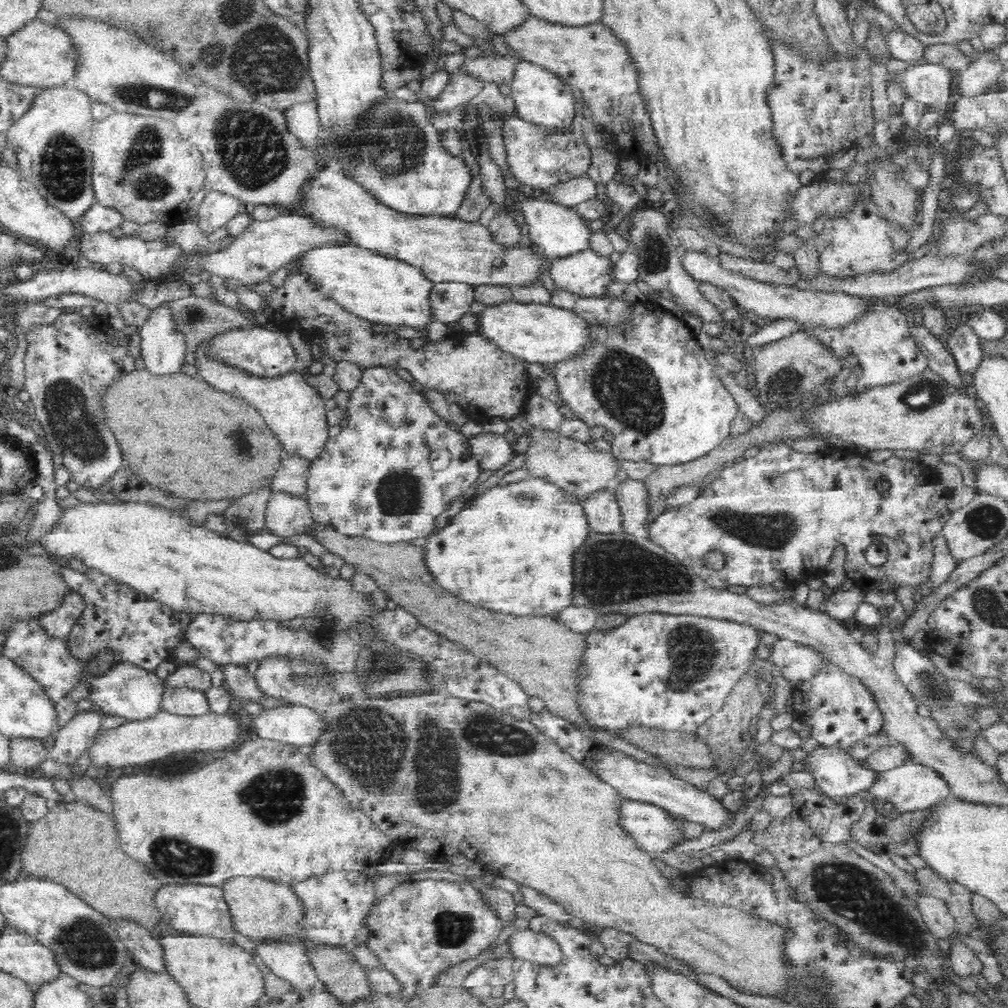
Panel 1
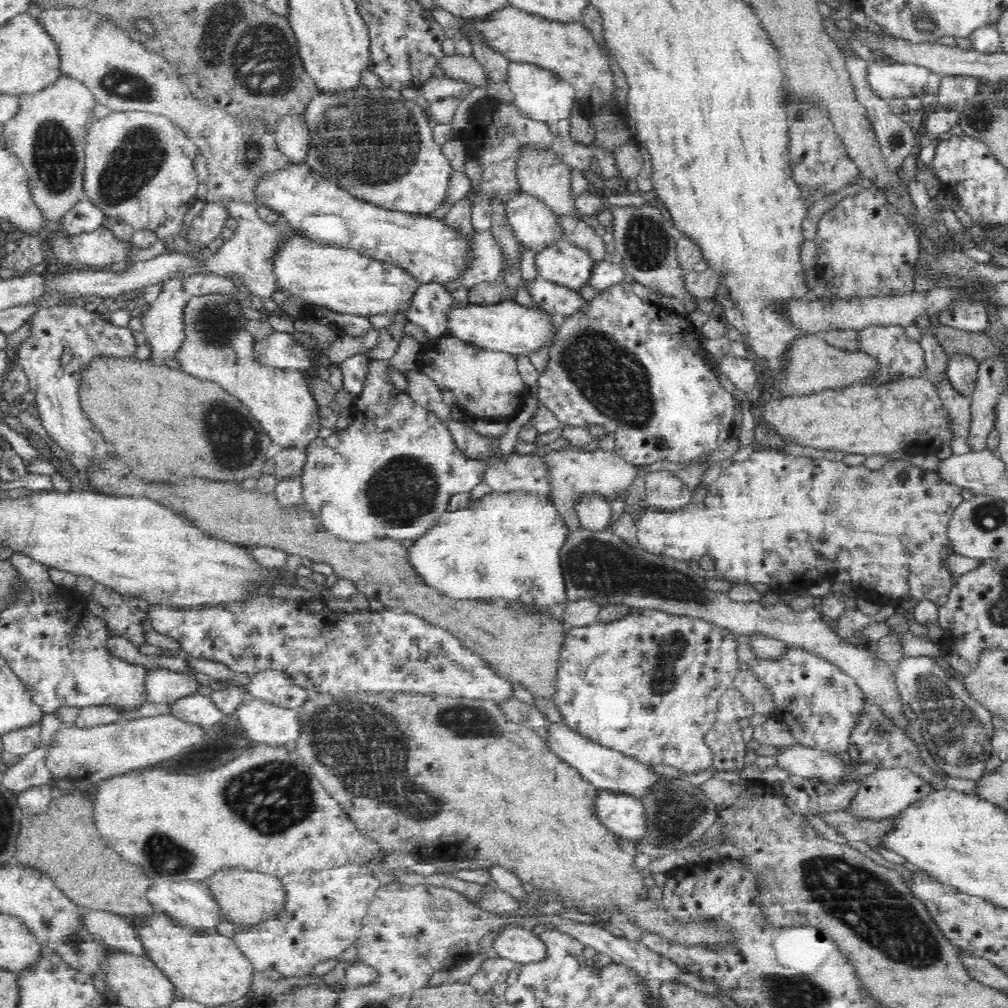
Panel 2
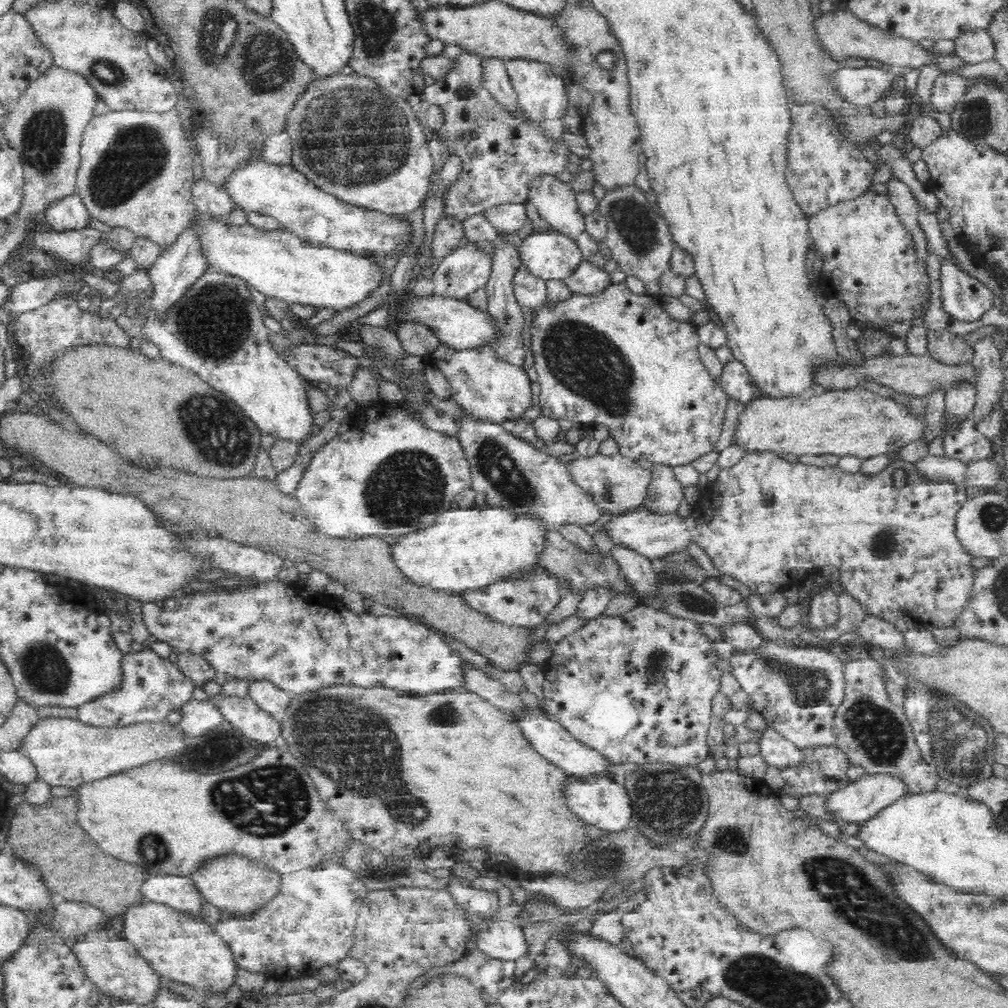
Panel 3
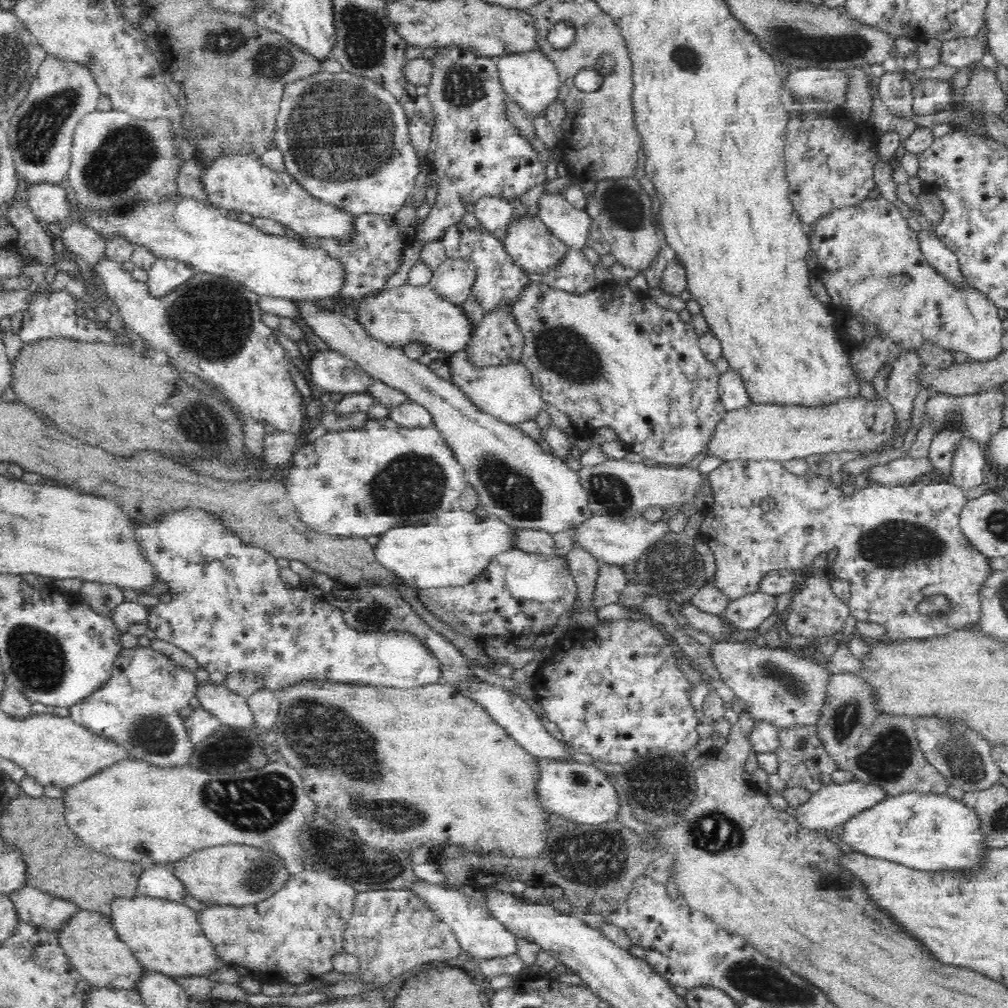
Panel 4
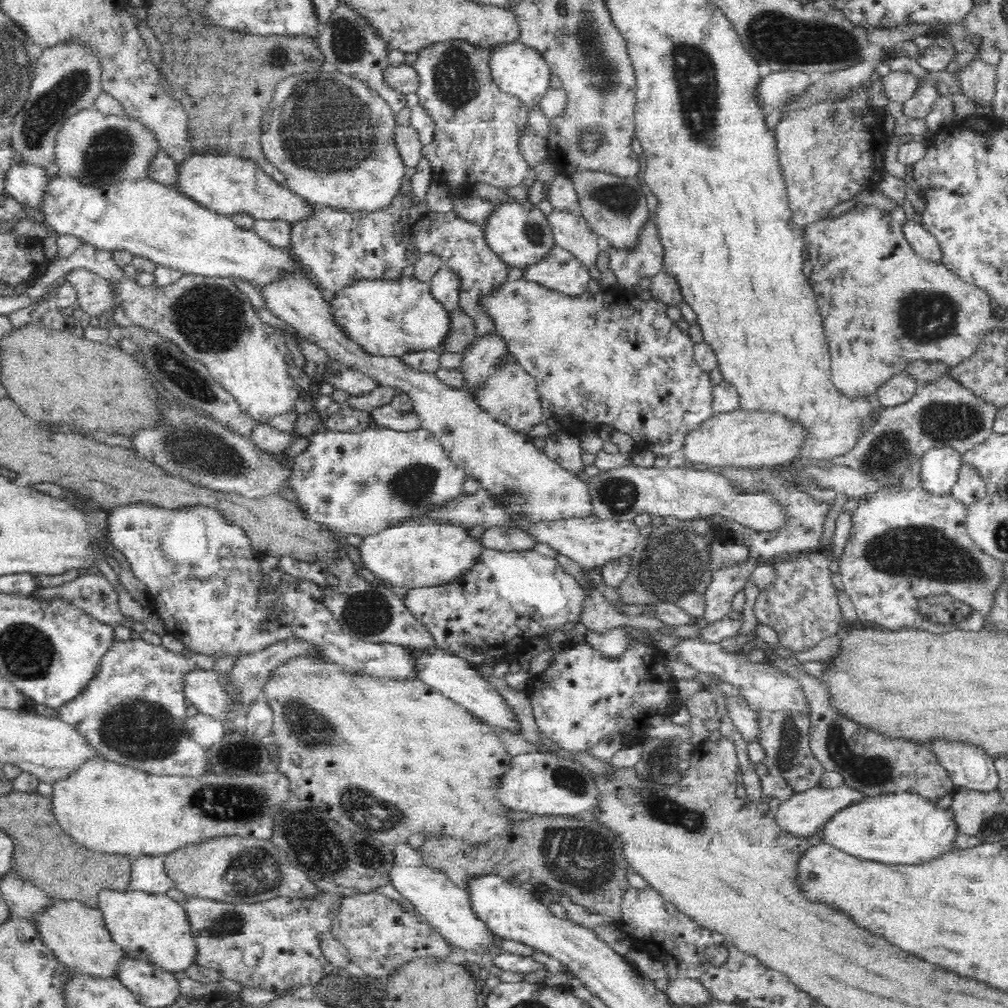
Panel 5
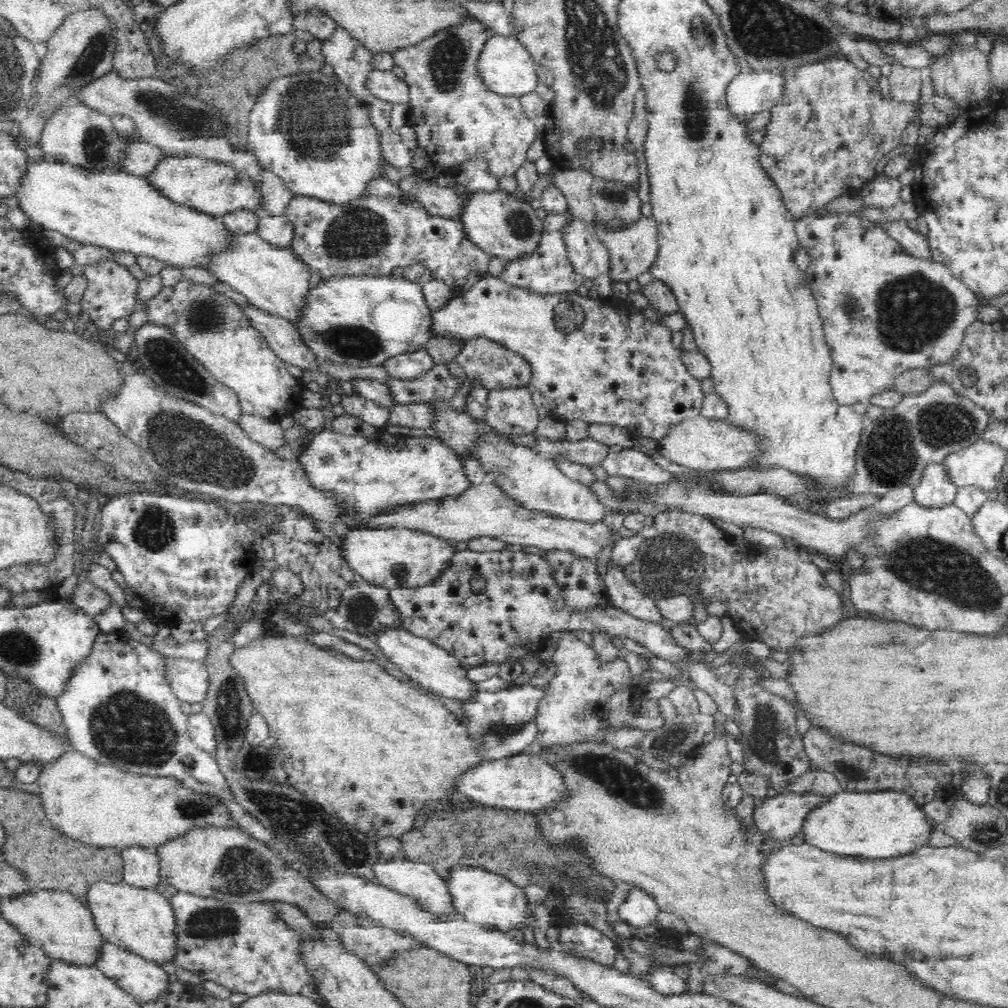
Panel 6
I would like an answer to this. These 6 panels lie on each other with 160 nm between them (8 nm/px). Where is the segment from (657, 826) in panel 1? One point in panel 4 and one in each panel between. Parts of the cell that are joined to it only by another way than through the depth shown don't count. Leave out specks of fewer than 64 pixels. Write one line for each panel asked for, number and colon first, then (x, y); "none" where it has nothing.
2: (627, 816)
3: (601, 801)
4: (576, 791)

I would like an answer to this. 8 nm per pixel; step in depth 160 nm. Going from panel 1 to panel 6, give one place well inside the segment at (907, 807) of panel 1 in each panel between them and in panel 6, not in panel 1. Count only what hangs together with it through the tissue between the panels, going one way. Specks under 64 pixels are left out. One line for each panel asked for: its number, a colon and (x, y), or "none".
2: (886, 793)
3: (864, 798)
4: (831, 806)
5: (808, 812)
6: (782, 816)

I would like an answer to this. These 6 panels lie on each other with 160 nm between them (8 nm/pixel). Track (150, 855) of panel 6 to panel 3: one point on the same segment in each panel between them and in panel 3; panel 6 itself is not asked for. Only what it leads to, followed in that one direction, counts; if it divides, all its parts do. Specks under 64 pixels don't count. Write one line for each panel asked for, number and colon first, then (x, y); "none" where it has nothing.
3: (180, 893)
4: (157, 881)
5: (149, 875)

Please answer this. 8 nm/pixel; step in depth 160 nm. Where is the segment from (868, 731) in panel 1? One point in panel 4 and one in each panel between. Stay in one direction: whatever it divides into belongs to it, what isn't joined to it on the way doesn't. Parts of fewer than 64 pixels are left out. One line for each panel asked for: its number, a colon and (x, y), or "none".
2: (821, 705)
3: (798, 690)
4: (786, 688)

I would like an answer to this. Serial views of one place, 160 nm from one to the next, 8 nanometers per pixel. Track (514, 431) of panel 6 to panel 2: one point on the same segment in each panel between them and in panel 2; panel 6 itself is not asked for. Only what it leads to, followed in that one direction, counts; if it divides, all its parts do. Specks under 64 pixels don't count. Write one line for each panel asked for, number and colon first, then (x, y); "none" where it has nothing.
2: (487, 384)
3: (487, 387)
4: (506, 392)
5: (511, 396)

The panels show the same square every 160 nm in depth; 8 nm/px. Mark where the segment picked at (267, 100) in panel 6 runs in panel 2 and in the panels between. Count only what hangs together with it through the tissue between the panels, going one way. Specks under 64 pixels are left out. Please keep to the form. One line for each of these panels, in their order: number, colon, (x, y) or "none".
2: (378, 145)
3: (353, 139)
4: (345, 139)
5: (334, 137)

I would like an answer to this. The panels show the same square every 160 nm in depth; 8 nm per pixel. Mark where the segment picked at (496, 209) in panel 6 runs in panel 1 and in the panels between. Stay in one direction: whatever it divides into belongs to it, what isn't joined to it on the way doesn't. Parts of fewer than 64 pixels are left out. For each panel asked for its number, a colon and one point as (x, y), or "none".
1: (586, 274)
2: (568, 265)
3: (554, 255)
4: (532, 246)
5: (519, 232)

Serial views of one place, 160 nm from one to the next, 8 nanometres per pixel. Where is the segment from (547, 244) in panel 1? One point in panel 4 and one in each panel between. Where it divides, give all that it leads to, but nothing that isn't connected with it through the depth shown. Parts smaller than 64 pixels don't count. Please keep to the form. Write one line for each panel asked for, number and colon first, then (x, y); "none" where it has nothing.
2: (535, 224)
3: (512, 217)
4: (495, 214)

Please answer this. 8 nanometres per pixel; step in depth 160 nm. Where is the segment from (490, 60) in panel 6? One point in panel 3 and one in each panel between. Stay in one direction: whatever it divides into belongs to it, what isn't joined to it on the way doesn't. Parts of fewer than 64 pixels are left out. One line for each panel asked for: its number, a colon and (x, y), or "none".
3: (541, 90)
4: (531, 79)
5: (521, 71)

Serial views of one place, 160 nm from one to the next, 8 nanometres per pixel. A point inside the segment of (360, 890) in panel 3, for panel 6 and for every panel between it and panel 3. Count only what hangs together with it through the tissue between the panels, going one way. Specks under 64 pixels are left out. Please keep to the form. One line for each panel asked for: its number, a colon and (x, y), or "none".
4: (292, 937)
5: (288, 930)
6: (248, 948)

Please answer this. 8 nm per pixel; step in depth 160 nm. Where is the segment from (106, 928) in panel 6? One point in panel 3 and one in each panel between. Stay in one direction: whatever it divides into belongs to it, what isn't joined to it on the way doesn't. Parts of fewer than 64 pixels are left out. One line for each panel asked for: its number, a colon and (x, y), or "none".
3: (180, 947)
4: (167, 937)
5: (153, 928)

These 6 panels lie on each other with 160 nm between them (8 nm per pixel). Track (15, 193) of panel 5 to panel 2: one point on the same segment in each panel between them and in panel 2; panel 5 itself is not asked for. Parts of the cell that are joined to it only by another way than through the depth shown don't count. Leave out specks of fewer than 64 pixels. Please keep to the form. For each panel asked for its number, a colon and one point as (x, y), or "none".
2: (85, 216)
3: (70, 213)
4: (50, 204)

